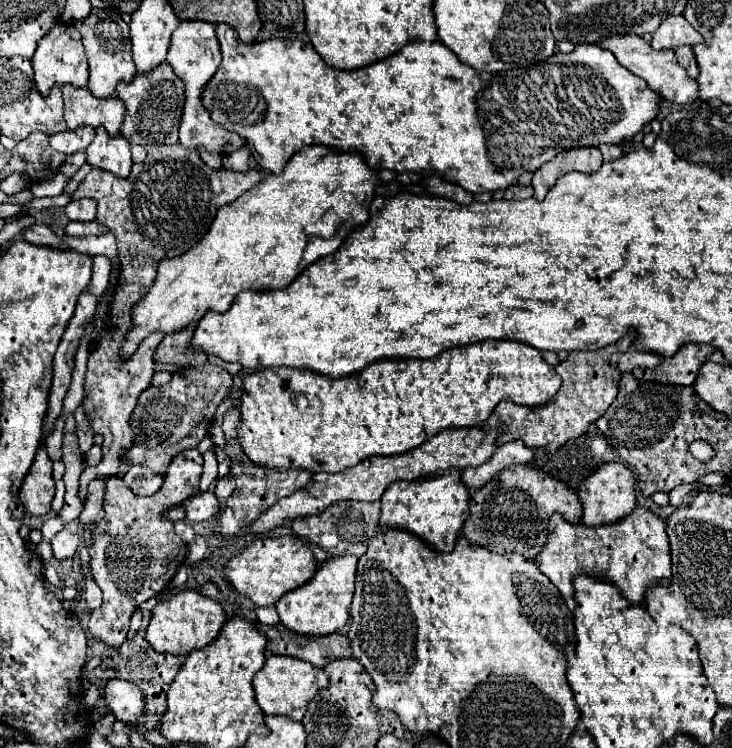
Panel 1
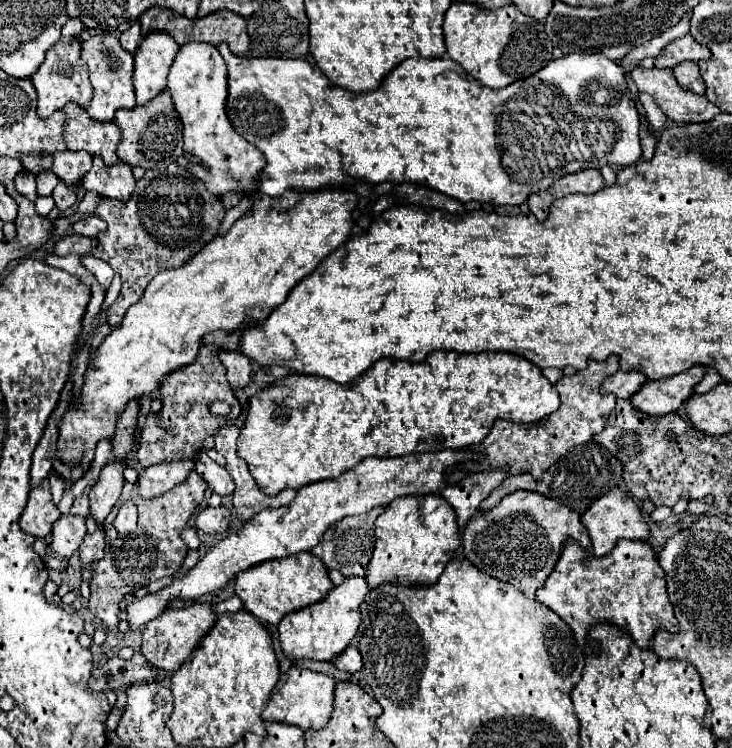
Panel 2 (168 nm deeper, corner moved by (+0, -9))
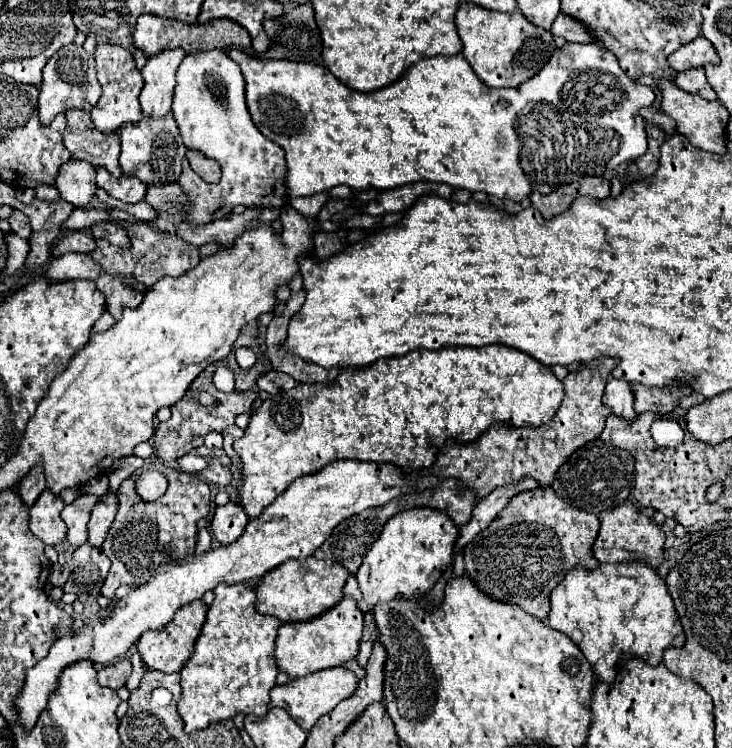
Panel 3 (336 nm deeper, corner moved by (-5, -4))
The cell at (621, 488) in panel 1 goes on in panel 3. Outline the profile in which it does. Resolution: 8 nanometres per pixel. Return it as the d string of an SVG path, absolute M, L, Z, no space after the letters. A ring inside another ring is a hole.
M624 500L612 510L604 510L600 516L600 532L594 544L594 558L598 562L630 562L642 560L656 568L662 562L662 546L664 546L664 530L648 516L642 516L640 508L632 500Z

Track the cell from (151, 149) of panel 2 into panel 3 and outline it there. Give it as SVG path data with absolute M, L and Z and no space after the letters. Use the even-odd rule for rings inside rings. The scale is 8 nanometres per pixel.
M168 112L164 118L144 116L140 122L122 124L120 138L122 138L120 166L124 174L136 176L144 184L168 184L180 178L180 162L186 154L186 146L178 132L178 124L172 112Z

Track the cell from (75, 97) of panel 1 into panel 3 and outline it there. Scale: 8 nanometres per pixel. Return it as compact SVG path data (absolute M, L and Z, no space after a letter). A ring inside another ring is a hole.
M72 108L66 112L68 128L64 132L64 146L78 160L88 160L94 166L104 166L112 176L120 178L122 168L118 164L120 156L120 136L106 134L94 128L88 112Z

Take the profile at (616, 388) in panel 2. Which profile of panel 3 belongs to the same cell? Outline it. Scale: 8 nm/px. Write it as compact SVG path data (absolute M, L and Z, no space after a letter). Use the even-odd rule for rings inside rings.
M610 378L602 396L602 402L610 406L610 410L622 418L634 418L634 392L626 380Z

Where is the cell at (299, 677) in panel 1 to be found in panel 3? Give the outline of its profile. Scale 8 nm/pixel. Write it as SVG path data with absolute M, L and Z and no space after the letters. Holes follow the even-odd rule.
M342 666L326 668L326 670L320 670L320 672L314 672L314 674L296 678L296 680L290 680L290 682L286 682L282 686L276 684L270 690L270 704L274 708L286 710L304 730L309 731L318 722L320 716L332 712L340 700L344 700L346 696L350 696L354 692L356 682L358 682L358 678L350 670L346 670Z

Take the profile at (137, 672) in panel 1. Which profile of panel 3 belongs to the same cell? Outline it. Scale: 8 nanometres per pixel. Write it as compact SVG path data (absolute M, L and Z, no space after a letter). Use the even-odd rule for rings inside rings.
M120 658L120 660L114 660L114 662L110 662L110 664L106 664L98 670L98 682L102 686L108 686L108 688L116 690L116 688L122 688L126 684L130 672L132 672L130 660Z

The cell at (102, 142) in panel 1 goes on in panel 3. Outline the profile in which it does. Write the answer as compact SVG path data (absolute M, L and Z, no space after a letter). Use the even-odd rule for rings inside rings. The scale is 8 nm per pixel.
M96 168L96 182L100 188L104 188L110 196L122 200L122 202L140 202L146 196L146 184L138 180L136 176L120 176L114 178L106 168Z

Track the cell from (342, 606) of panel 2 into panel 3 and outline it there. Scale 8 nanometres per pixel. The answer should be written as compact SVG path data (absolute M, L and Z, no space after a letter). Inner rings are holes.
M344 596L334 608L326 610L322 616L316 616L306 622L282 624L278 628L276 638L276 664L290 678L300 678L324 668L342 666L346 660L356 658L362 630L364 630L364 614L358 608L358 602L350 596Z

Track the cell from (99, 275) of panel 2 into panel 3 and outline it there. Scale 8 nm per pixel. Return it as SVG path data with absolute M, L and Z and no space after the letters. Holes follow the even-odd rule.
M64 254L60 258L54 258L50 268L46 270L46 276L54 282L58 280L96 280L102 274L102 266L90 256L90 254Z

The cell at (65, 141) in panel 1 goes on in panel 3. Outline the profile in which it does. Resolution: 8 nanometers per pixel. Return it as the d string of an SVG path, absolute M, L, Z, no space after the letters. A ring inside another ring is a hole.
M70 158L60 166L56 188L64 200L76 208L84 208L90 204L96 192L96 168L86 160Z

